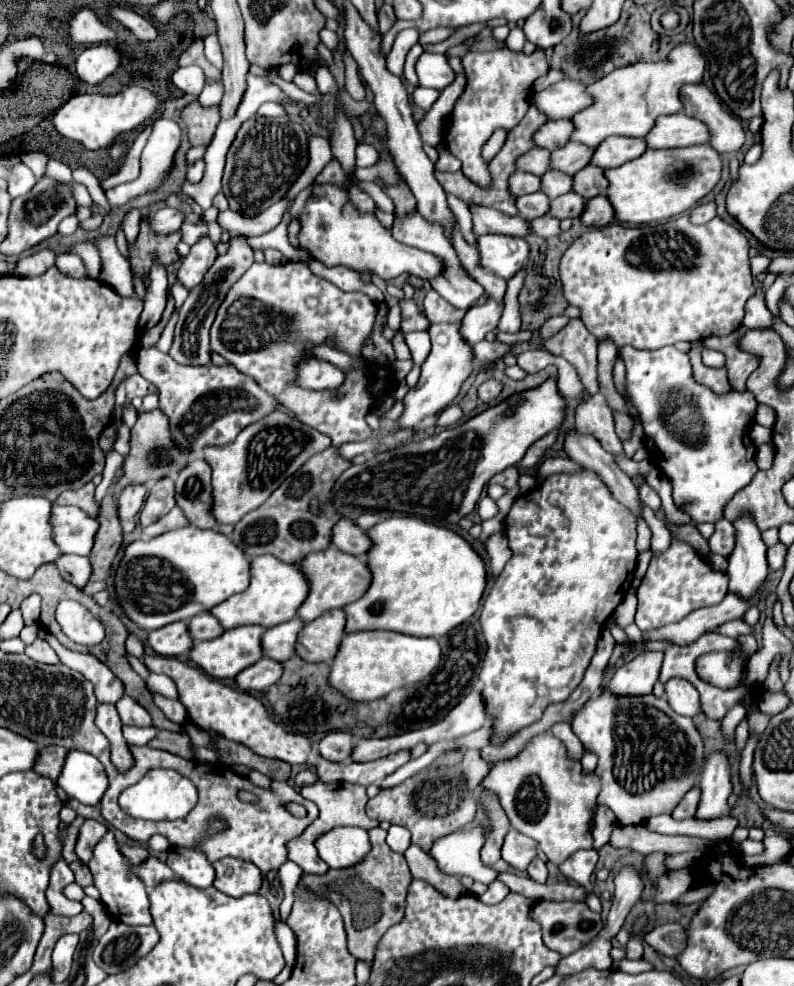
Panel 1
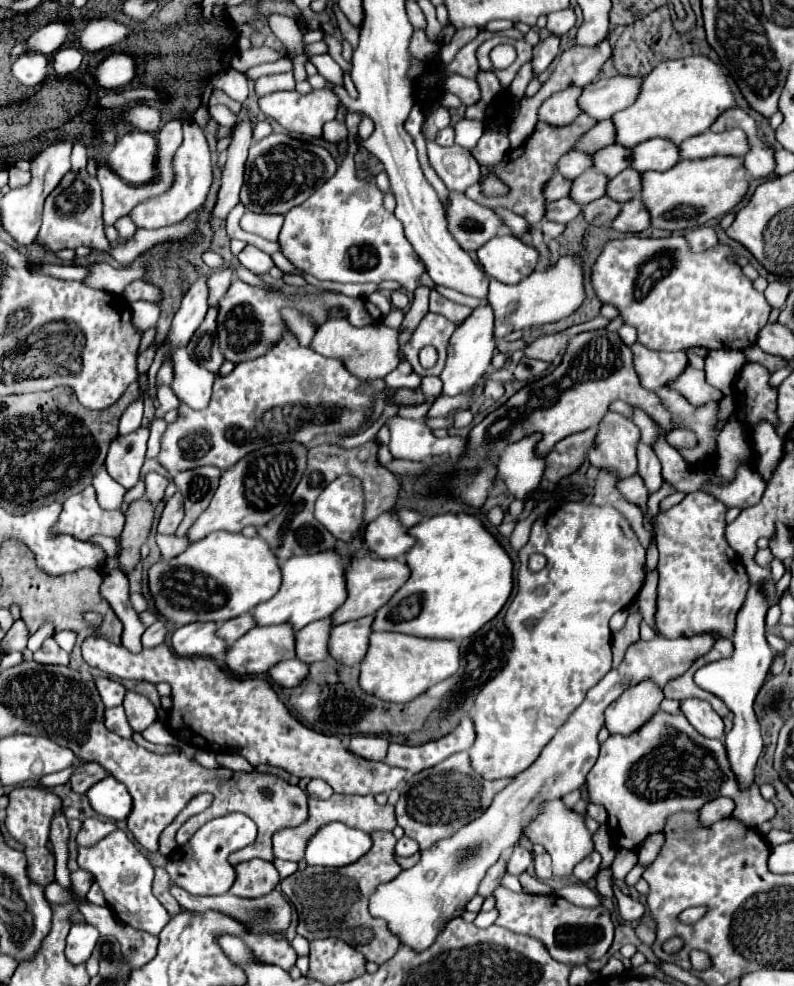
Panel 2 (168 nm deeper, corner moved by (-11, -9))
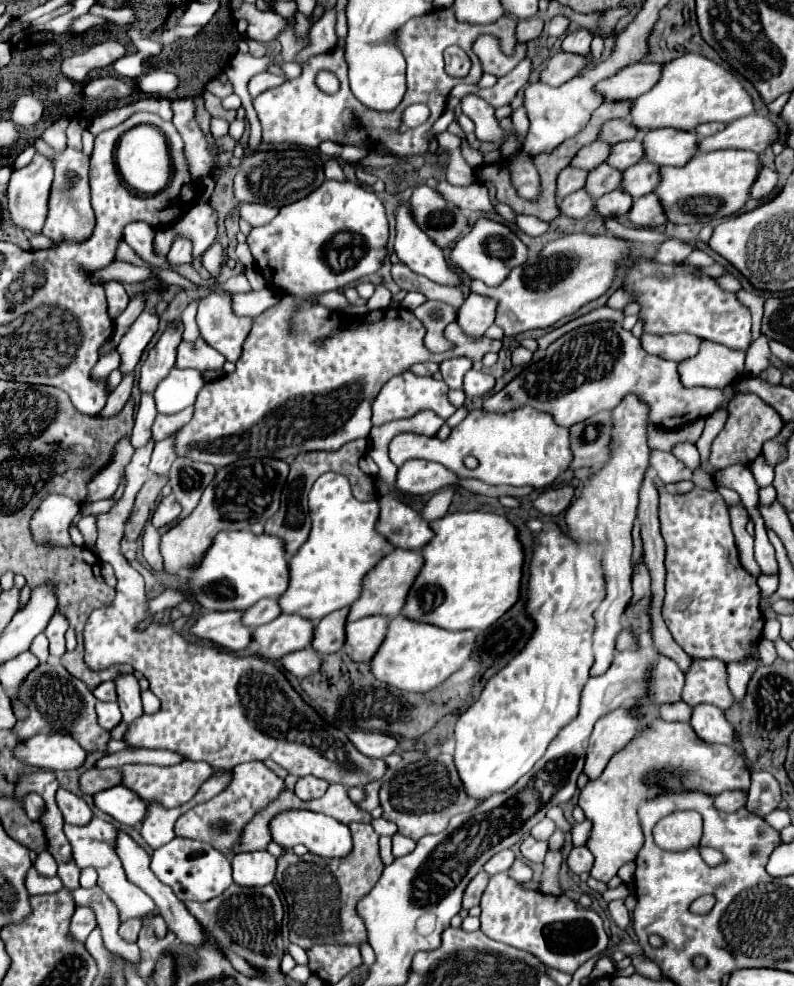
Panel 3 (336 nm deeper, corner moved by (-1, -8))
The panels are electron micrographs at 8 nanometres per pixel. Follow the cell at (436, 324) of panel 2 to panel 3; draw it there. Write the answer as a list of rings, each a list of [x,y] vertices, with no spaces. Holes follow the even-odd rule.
[[[284,295],[274,307],[254,319],[252,329],[244,341],[242,355],[236,361],[236,371],[210,381],[200,391],[192,421],[184,425],[180,429],[180,437],[176,437],[178,457],[192,457],[194,461],[224,467],[244,457],[290,459],[304,451],[336,451],[352,439],[368,437],[372,427],[370,405],[376,399],[380,387],[390,381],[390,377],[396,377],[408,371],[412,365],[424,361],[442,363],[444,359],[452,357],[482,361],[484,353],[498,353],[502,347],[502,341],[488,339],[486,335],[468,337],[458,323],[448,327],[454,327],[454,333],[446,331],[446,337],[454,341],[456,347],[452,351],[434,355],[424,347],[426,327],[414,317],[412,311],[404,307],[388,307],[370,311],[362,317],[350,317],[342,311],[310,305]]]

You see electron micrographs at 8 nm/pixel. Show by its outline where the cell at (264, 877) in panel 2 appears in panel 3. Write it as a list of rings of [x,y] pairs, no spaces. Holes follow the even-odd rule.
[[[268,851],[240,853],[240,855],[234,855],[232,869],[234,869],[234,883],[238,885],[244,885],[244,887],[268,885],[274,881],[276,857],[272,857]]]

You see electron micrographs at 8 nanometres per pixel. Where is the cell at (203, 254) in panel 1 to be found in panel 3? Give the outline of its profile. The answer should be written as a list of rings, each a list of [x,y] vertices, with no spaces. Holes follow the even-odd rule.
[[[172,323],[156,343],[156,347],[150,351],[150,355],[144,361],[144,367],[140,369],[140,391],[142,393],[154,393],[158,383],[170,373],[170,369],[176,363],[176,347],[182,341],[182,333],[172,333]]]

